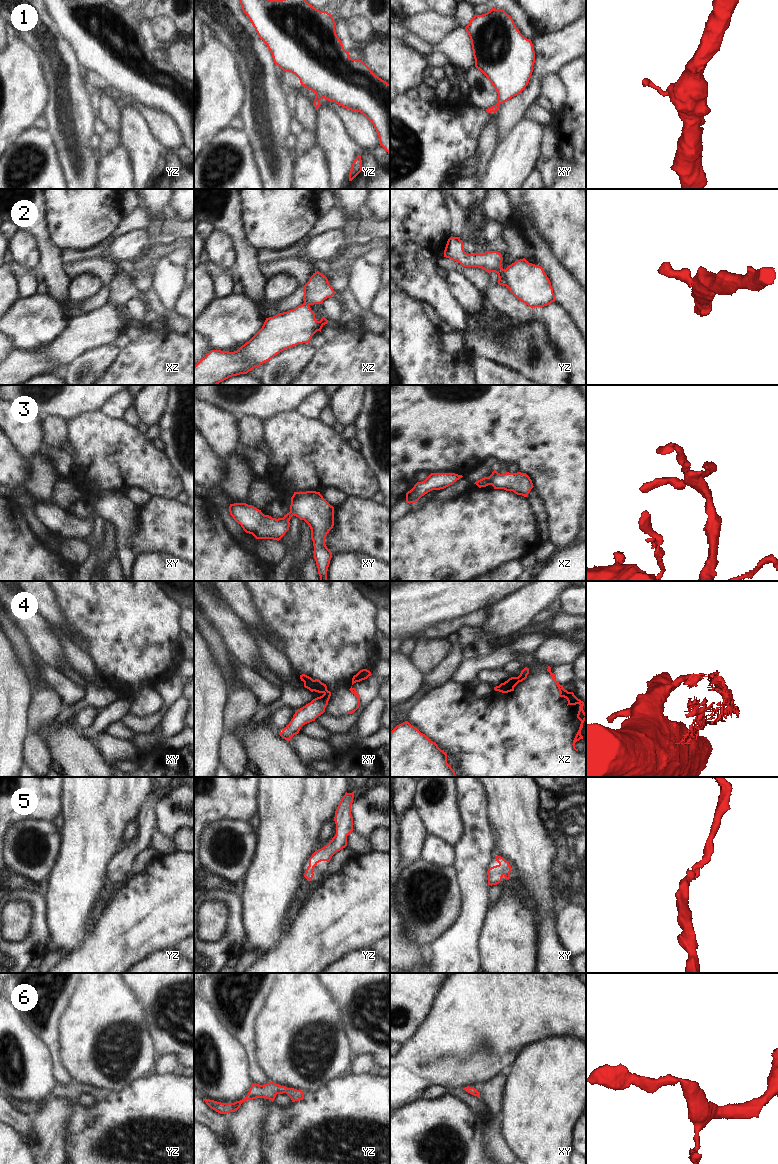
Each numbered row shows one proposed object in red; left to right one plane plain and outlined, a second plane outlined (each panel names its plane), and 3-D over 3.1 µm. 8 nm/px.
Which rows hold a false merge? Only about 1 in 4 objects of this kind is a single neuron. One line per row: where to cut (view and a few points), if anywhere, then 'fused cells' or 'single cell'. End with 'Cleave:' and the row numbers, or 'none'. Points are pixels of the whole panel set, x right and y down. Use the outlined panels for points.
1: no cut; single cell
2: cut in yz along (503, 269), (506, 285); fused cells
3: cut in xz along (487, 477), (490, 484); fused cells
4: cut in xz along (526, 675), (518, 677); fused cells
5: no cut; single cell
6: no cut; single cell
Cleave: 2, 3, 4

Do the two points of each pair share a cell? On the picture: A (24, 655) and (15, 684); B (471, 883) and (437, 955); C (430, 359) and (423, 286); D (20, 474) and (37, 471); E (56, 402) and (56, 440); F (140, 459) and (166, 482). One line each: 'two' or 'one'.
A: two
B: one
C: two
D: two
E: two
F: one

